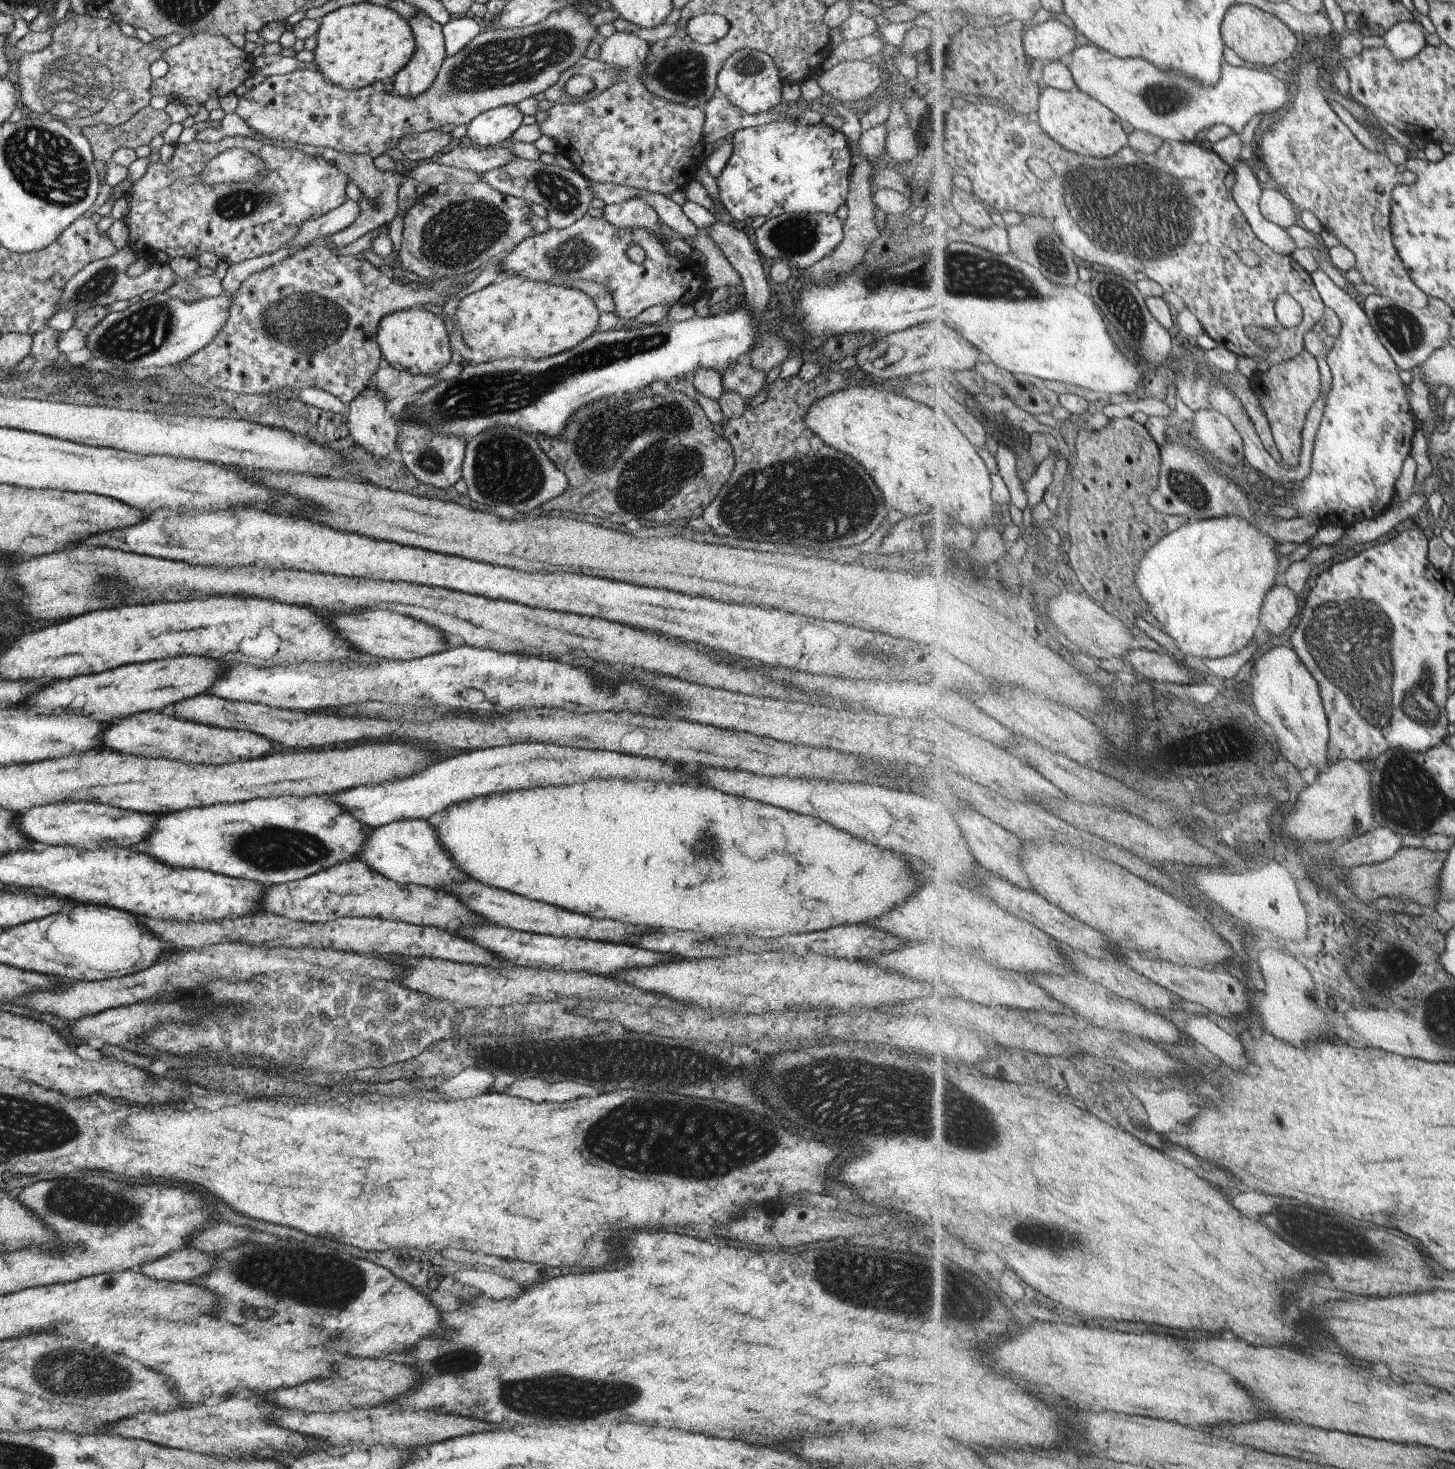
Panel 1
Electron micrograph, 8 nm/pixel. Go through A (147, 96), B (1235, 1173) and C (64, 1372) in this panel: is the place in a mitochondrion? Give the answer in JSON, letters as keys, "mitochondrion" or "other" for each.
{"A":"other","B":"other","C":"mitochondrion"}

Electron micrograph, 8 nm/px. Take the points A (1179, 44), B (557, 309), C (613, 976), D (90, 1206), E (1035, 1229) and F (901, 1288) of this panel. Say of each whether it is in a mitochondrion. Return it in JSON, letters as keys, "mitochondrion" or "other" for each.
{"A":"other","B":"other","C":"other","D":"mitochondrion","E":"mitochondrion","F":"mitochondrion"}

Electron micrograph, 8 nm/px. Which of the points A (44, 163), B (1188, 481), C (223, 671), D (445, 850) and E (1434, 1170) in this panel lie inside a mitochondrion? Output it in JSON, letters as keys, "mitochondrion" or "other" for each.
{"A":"mitochondrion","B":"mitochondrion","C":"other","D":"other","E":"other"}

